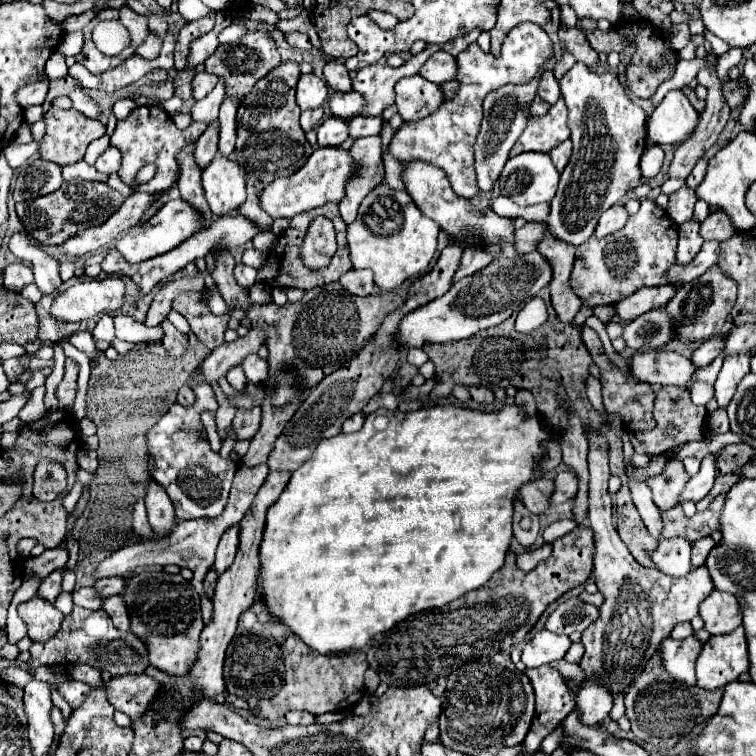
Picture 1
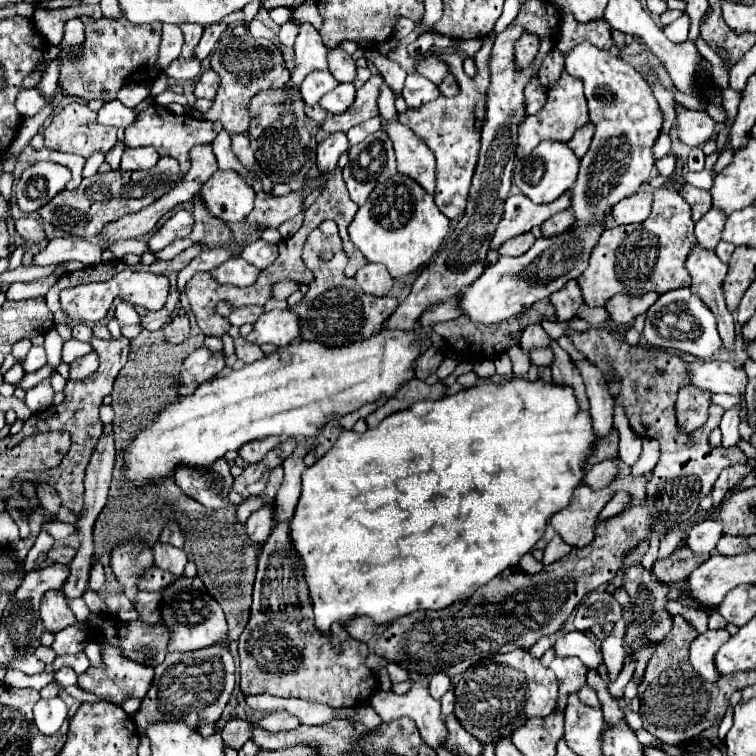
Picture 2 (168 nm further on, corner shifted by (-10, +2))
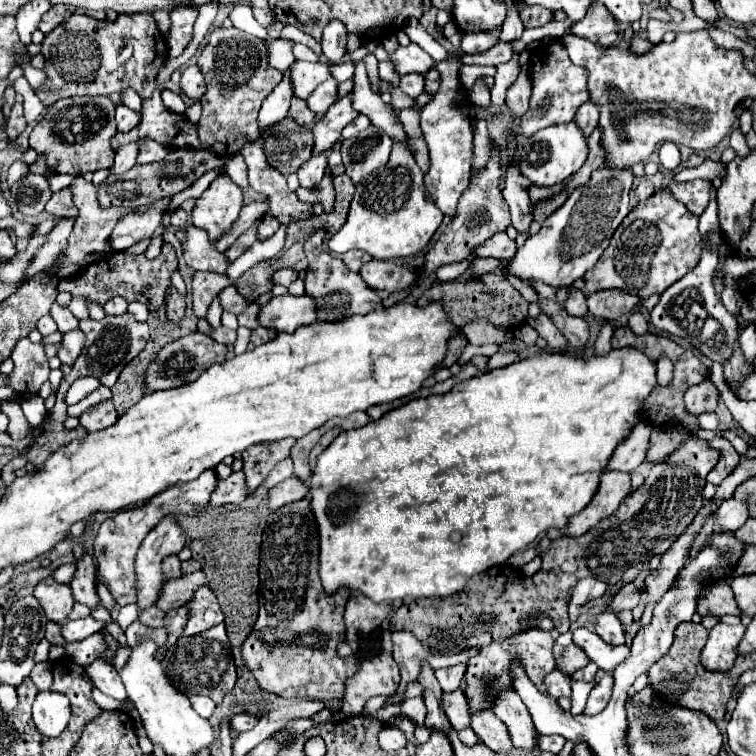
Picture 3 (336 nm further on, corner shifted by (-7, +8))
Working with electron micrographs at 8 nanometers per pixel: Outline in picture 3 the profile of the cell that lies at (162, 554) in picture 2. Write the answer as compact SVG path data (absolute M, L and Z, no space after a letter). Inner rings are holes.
M167 556L167 560L163 560L163 572L167 578L179 578L181 576L181 562L177 556Z

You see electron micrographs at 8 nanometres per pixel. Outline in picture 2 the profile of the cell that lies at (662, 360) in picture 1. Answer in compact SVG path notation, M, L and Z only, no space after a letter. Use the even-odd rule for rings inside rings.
M694 360L690 366L690 382L702 390L724 392L744 396L746 392L746 372L744 368L734 368L730 362L722 360Z

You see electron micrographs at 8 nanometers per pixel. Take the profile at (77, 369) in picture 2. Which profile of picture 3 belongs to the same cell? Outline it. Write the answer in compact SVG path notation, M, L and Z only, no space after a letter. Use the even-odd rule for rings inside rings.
M81 330L63 334L61 350L59 350L59 360L61 360L63 364L73 366L75 360L79 358L79 352L83 352L83 346L85 346L85 336L83 336Z

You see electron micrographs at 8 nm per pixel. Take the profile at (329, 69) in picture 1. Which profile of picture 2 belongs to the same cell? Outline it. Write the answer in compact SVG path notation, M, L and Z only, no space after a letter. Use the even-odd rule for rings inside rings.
M340 46L328 50L328 70L338 82L352 82L356 76L356 62Z

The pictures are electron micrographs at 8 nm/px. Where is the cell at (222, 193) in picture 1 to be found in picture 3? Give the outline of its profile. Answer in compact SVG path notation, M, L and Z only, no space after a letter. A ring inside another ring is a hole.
M217 176L211 186L197 198L191 222L209 232L211 240L225 234L243 208L243 190L227 176Z

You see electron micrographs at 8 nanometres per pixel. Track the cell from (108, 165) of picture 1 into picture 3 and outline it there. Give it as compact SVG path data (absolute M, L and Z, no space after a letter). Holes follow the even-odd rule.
M141 138L139 142L139 154L137 154L137 164L149 164L149 162L159 162L167 154L167 148L151 138Z

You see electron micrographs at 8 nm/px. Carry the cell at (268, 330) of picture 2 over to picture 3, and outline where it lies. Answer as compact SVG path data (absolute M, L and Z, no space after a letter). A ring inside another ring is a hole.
M291 294L273 296L261 308L261 312L257 316L257 322L259 322L259 326L275 330L275 332L295 332L299 326L307 326L307 324L315 322L315 302L313 302L313 298L309 298L305 294L303 296L291 296Z

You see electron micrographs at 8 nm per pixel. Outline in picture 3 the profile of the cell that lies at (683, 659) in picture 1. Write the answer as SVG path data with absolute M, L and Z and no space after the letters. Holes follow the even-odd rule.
M717 624L709 630L707 644L701 652L701 666L709 672L727 672L731 670L735 658L737 658L737 644L743 638L743 624L739 626L727 626Z

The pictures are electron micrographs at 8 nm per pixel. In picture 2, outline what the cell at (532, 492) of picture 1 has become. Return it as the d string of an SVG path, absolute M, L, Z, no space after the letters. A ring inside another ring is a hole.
M586 484L578 486L574 492L574 502L562 512L558 512L550 524L556 534L570 546L584 548L594 540L594 530L598 524L598 514L612 500L614 490L592 490Z

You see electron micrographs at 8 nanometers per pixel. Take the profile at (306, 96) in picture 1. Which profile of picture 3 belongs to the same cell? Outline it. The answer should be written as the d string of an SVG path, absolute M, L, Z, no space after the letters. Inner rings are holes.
M297 60L291 66L291 80L293 80L293 94L297 98L307 100L311 92L323 82L331 78L331 66L327 62L301 62Z

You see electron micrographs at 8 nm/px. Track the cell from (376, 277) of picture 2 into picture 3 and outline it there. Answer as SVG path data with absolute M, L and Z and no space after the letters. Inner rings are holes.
M371 260L363 264L359 274L373 290L387 292L399 292L419 280L419 274L403 268L401 264L395 264L393 260Z

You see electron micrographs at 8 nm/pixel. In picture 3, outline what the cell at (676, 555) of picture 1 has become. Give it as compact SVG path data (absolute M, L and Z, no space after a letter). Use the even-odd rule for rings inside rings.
M731 498L717 508L717 526L721 532L733 532L741 528L747 518L749 518L747 502L739 502Z

